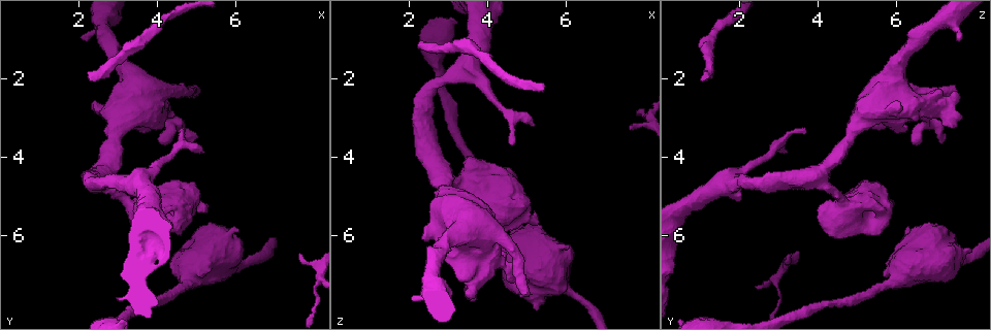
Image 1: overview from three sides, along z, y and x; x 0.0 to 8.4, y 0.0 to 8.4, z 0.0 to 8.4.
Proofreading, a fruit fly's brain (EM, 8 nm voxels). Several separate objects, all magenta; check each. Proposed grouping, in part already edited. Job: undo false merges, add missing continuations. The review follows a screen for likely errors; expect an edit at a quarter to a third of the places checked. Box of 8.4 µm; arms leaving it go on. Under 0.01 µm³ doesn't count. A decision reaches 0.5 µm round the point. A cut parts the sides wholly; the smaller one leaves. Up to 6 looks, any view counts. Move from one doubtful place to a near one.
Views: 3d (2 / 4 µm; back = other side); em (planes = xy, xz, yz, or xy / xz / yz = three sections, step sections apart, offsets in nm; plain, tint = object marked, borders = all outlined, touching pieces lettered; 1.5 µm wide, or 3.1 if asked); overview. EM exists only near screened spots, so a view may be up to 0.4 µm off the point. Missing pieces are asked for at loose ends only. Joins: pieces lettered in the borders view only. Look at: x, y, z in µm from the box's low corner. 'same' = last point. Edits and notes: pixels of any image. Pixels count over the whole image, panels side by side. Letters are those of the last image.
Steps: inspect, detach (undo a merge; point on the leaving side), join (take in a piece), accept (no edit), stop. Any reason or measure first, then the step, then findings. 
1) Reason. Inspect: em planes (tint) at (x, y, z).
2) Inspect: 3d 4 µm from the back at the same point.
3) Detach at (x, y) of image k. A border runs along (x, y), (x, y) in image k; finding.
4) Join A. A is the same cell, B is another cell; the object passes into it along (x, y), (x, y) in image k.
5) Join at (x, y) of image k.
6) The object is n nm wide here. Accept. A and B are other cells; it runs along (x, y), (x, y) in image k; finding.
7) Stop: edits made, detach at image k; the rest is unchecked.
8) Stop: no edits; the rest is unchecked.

An open end. Inspect: em planes (tint) at (7.55, 6.40, 3.25).

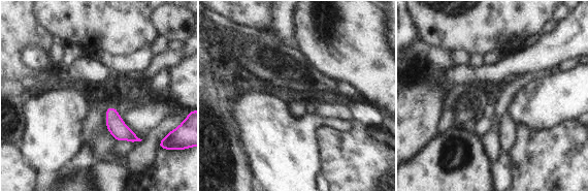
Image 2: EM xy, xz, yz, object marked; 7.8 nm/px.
What lies round it. Inspect: em planes (borders) at the same point.

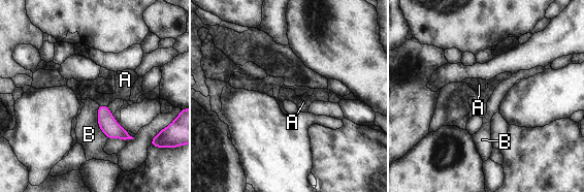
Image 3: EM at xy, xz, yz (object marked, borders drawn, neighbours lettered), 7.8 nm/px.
Join A. A is the same cell, B is another cell; the object passes into it along (106, 122), (103, 105), (124, 81) in image 3; the neuron continues.

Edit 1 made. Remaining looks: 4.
Inspect: overview.

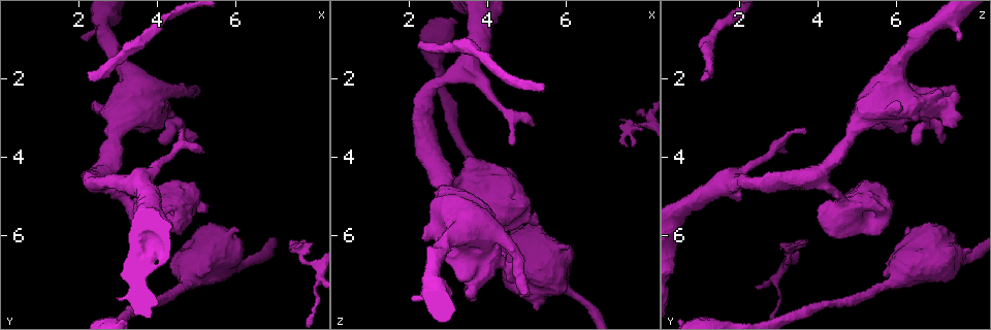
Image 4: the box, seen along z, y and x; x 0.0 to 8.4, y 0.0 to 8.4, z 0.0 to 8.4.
An open end. Inspect: 3d 2 µm at (4.80, 2.40, 7.60).

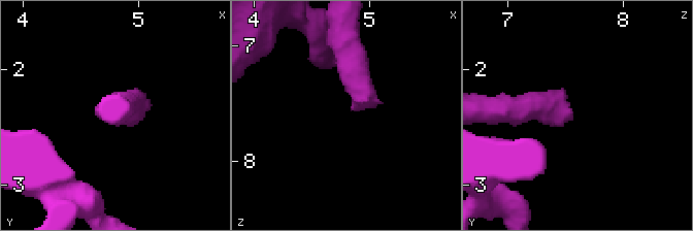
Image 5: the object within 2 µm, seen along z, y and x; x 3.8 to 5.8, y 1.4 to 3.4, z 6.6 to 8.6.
Inspect: em yz step 8 (borders) at (4.88, 2.44, 7.54).

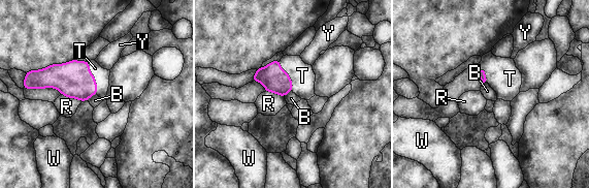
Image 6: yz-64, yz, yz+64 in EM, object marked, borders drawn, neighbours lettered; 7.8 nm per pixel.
Join T. T is the same cell, B, R, W and Y are other cells; the object passes into it along (73, 79), (94, 76), (101, 75) in image 6; the neuron continues.

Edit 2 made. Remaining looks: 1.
Stop: edits made, join at image 3, join at image 6; the rest is unchecked.

